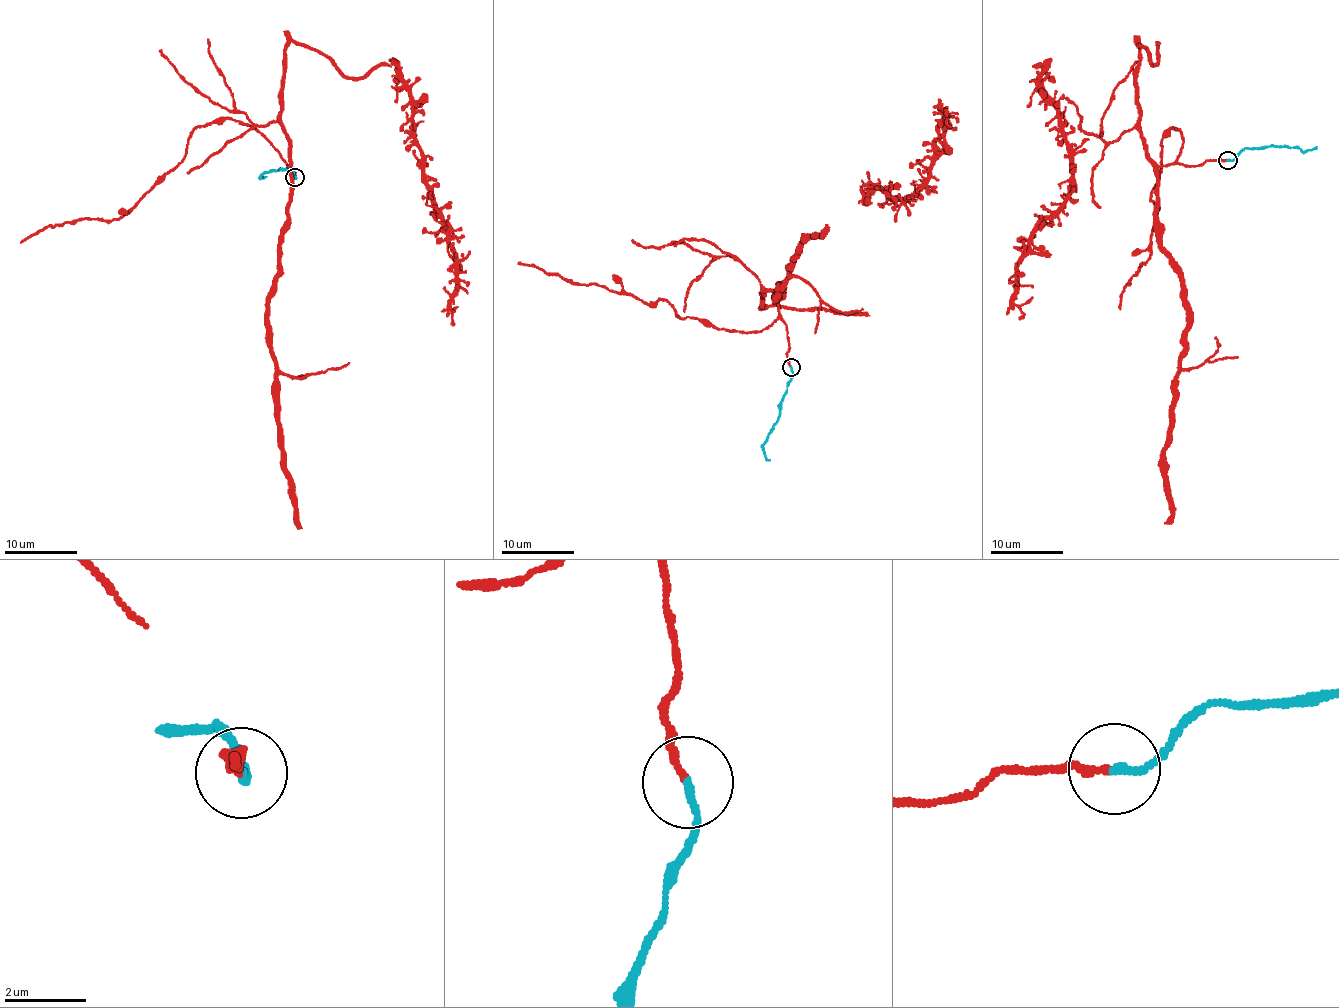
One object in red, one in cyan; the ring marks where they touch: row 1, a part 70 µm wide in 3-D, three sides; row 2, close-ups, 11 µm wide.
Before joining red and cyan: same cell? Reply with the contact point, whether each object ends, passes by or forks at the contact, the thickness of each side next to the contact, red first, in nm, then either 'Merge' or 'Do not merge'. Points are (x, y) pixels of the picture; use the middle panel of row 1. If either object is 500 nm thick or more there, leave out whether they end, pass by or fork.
Place: (791, 367). At the ring red ends. At the ring cyan ends. Thickness 170 nm (red) against 200 nm. Merge

